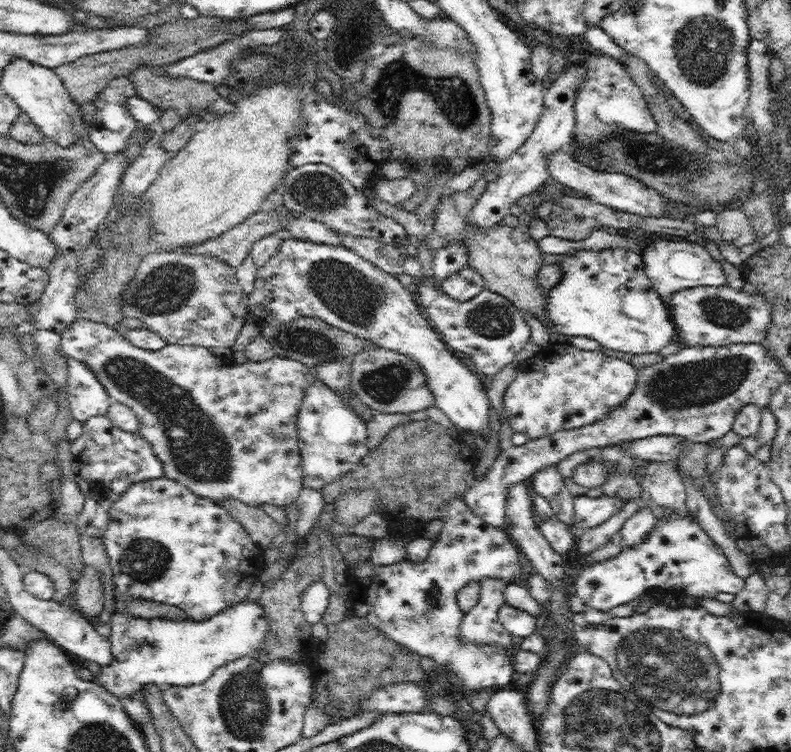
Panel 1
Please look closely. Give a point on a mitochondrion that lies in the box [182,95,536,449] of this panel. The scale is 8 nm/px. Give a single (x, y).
(350, 295)

